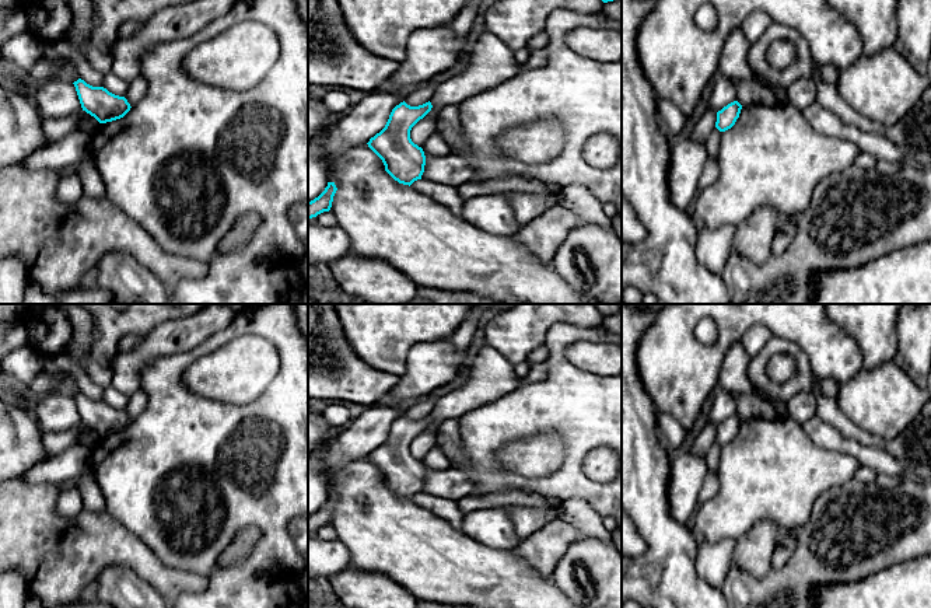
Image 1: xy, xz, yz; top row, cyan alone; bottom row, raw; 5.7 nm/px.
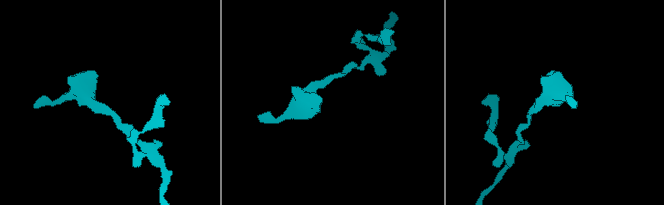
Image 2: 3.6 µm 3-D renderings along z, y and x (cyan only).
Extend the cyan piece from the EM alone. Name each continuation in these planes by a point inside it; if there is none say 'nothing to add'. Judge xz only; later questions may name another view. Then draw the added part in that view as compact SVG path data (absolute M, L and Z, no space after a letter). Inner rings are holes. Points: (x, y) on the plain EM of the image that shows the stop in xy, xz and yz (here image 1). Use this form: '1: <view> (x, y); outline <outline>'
nothing to add

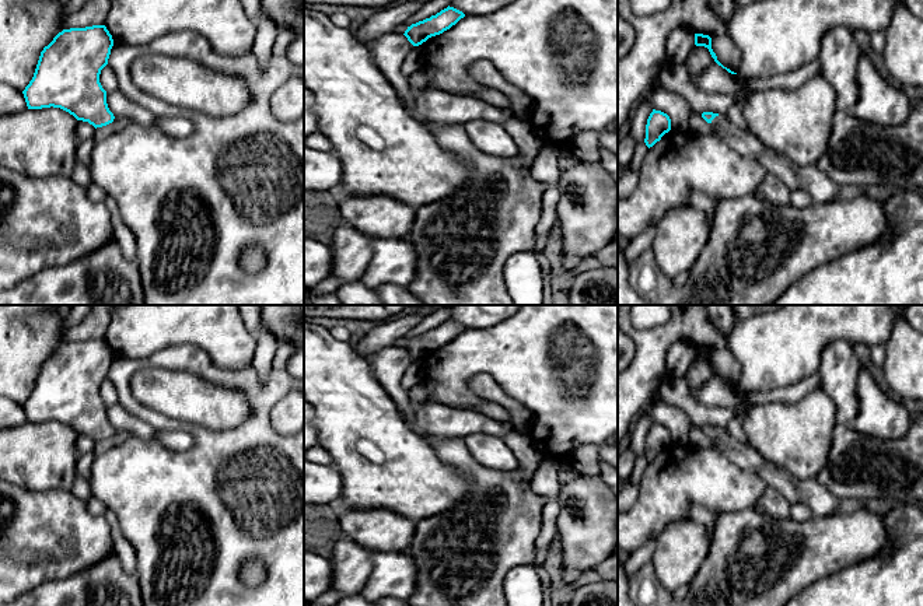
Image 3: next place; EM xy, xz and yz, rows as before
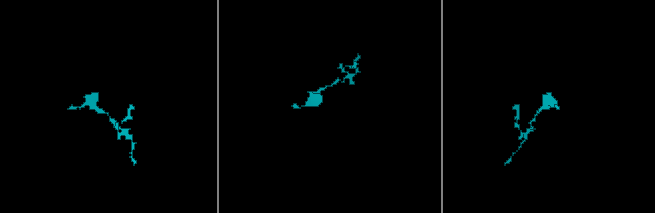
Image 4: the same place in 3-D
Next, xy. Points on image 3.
nothing to add

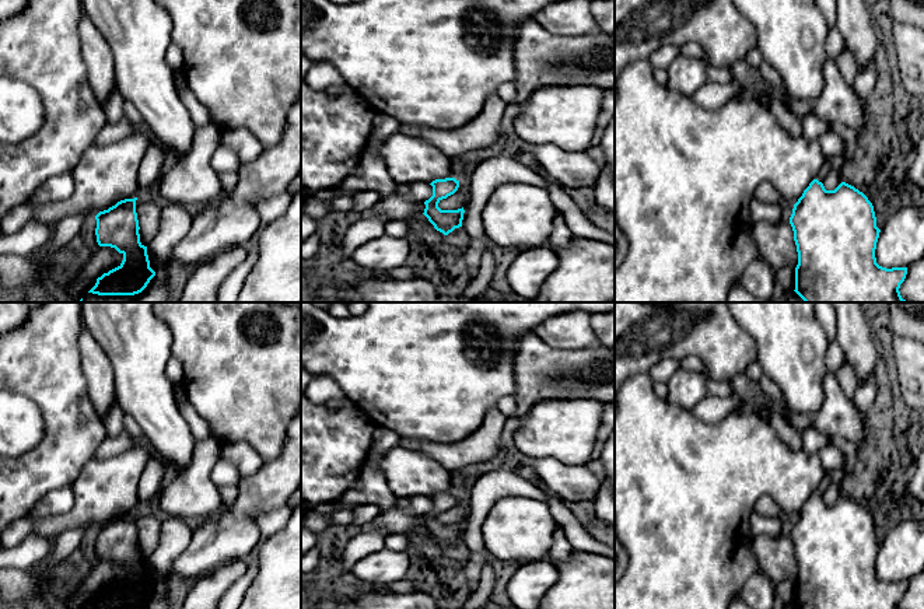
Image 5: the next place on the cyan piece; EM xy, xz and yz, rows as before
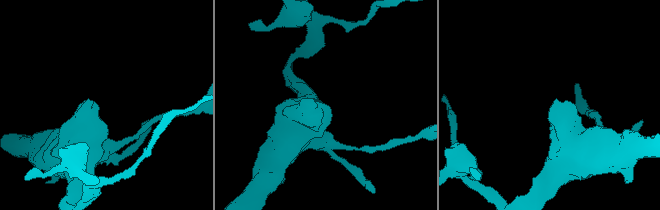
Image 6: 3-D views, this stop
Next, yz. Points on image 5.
nothing to add

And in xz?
1: xz (459, 483); outline M459 469L451 472L452 473L452 487L456 494L462 494L463 491L468 490L469 482L466 477L462 475Z

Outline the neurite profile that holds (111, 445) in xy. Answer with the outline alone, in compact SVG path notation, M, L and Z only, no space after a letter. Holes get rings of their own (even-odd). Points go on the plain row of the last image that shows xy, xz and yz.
M126 431L116 437L106 437L95 451L94 459L112 458L130 449L134 444L134 440Z

